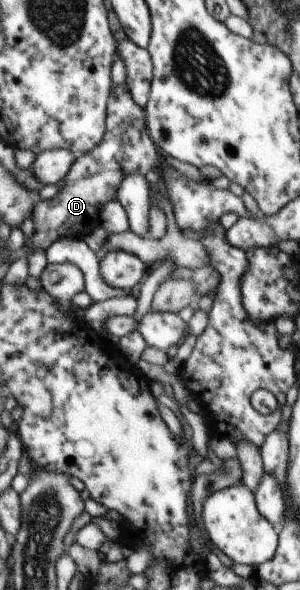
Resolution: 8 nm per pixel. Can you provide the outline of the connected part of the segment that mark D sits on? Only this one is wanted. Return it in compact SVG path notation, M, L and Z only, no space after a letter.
M127 83L113 87L107 100L105 137L91 152L75 159L55 197L37 202L32 217L35 233L27 239L29 251L46 250L63 236L83 239L99 225L103 205L117 200L117 189L125 175L143 173L154 177L155 168L161 165L162 154L146 129L145 109L131 99Z

